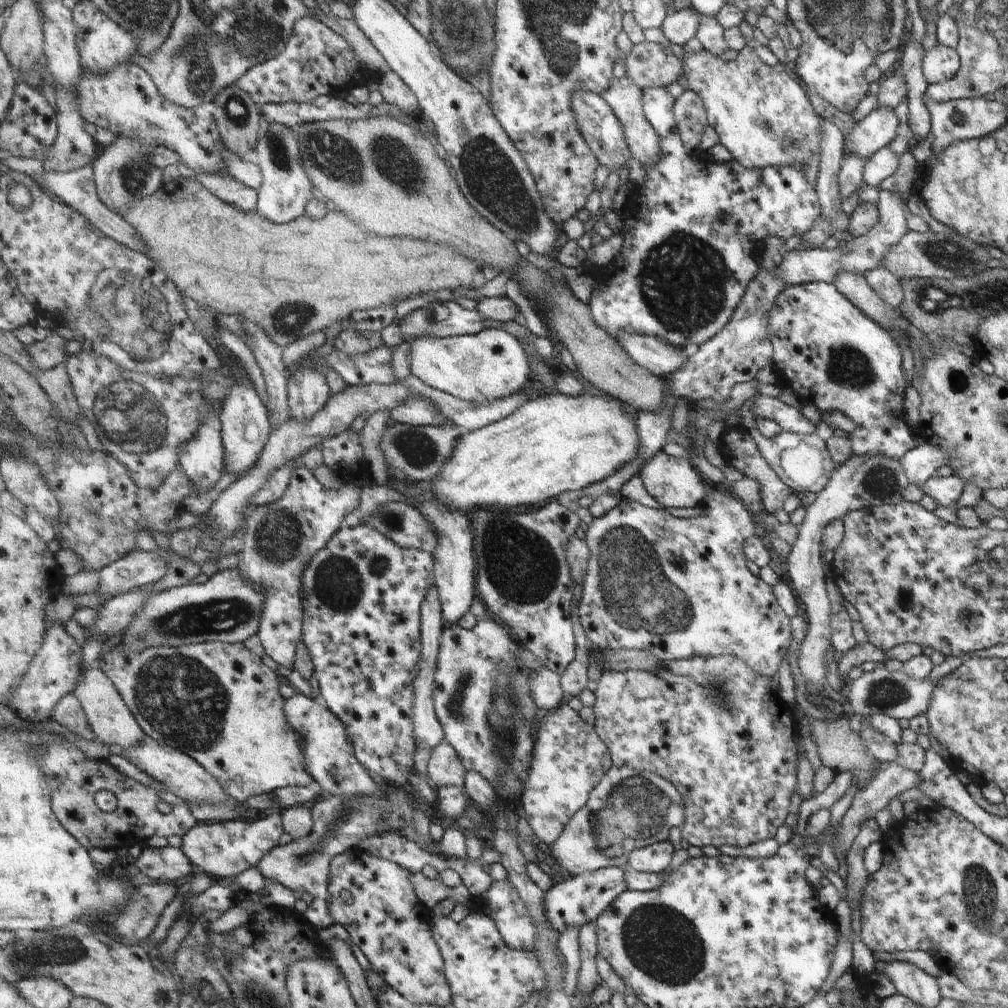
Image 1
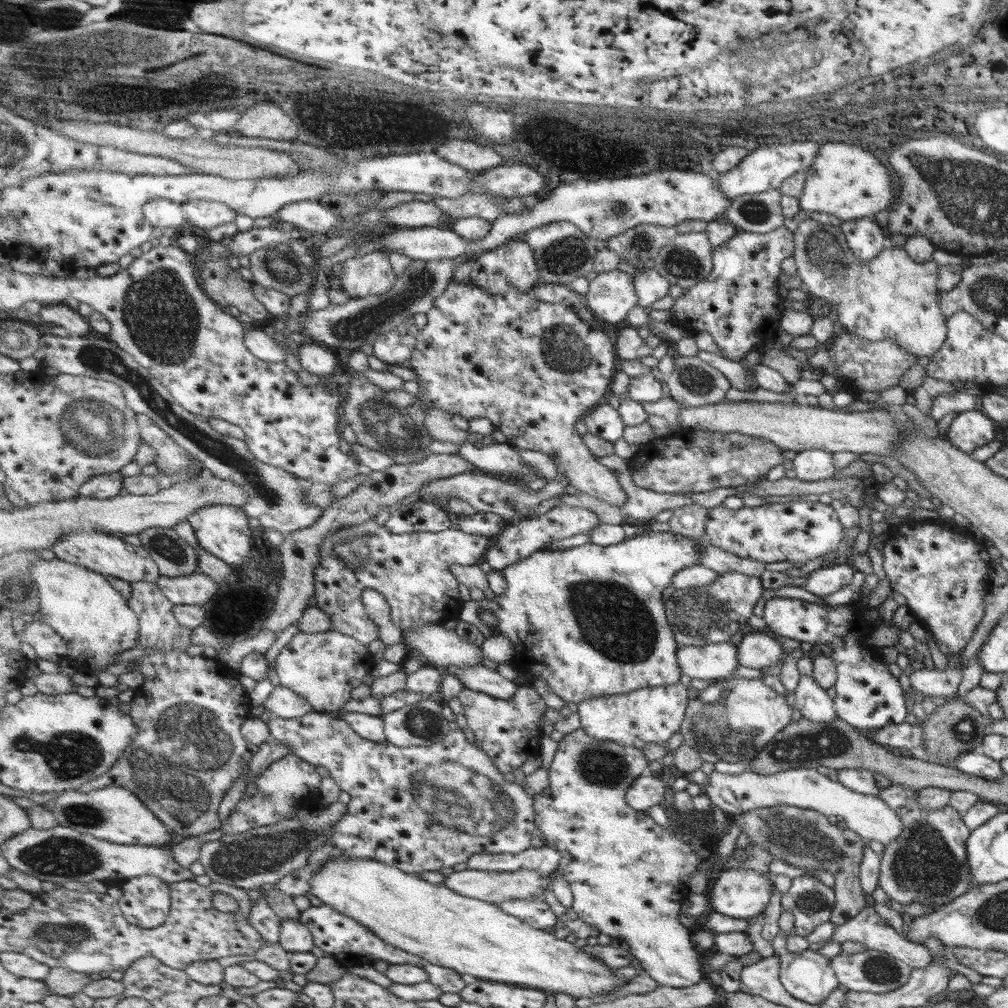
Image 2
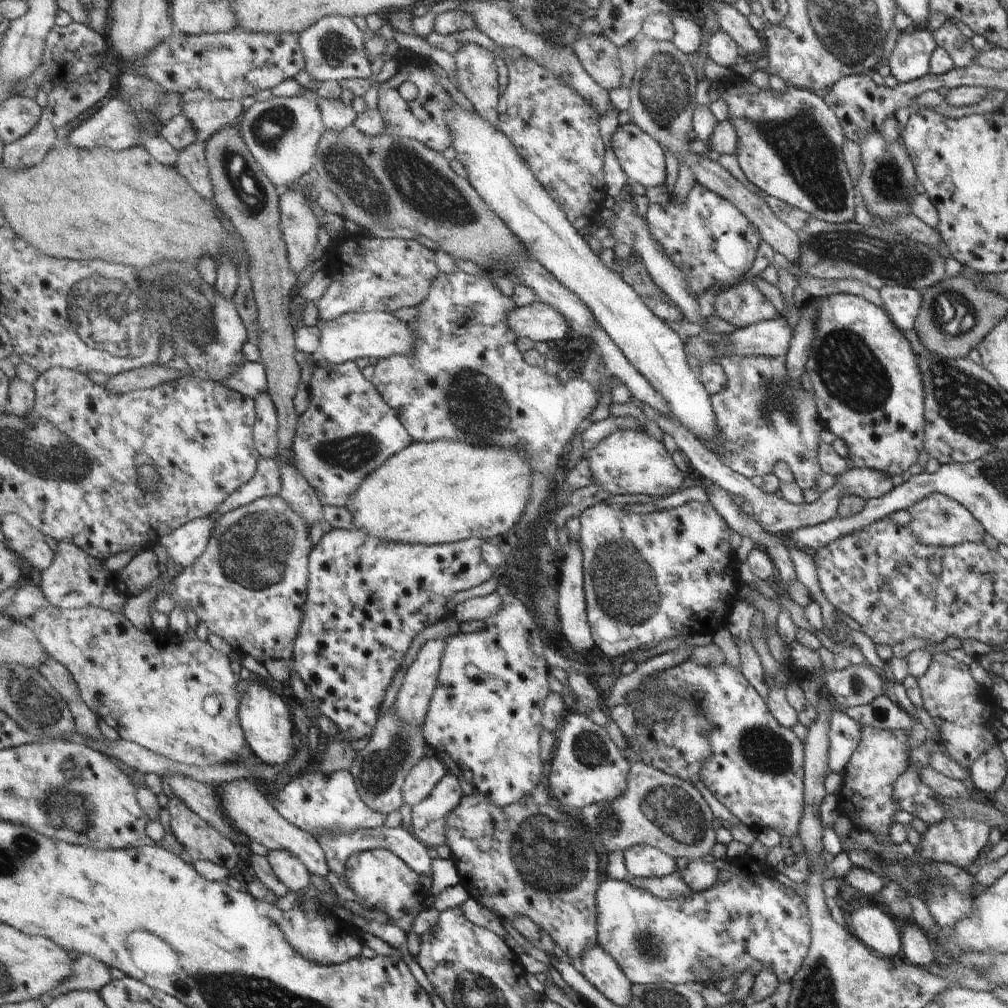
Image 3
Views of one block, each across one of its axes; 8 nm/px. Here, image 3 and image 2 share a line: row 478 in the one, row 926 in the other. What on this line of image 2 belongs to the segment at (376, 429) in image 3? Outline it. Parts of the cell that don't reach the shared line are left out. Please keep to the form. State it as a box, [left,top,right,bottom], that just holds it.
[299,904,468,994]

